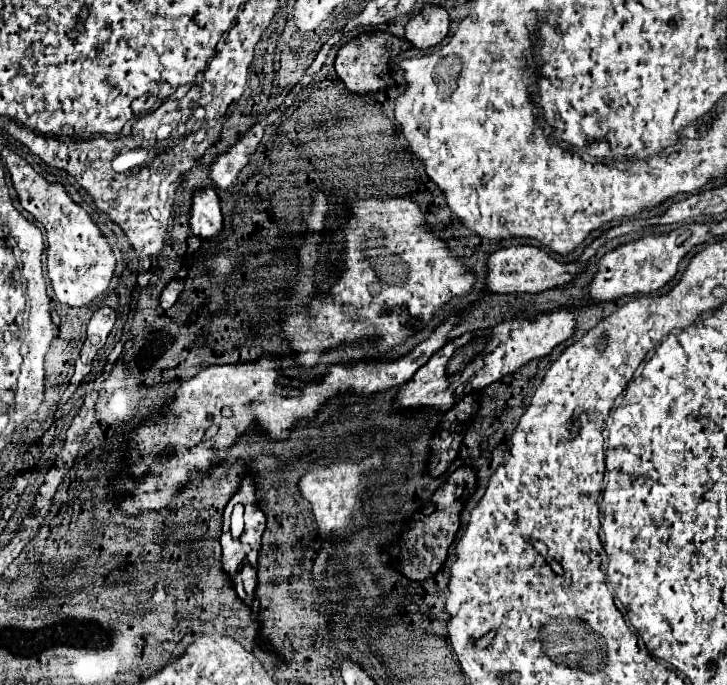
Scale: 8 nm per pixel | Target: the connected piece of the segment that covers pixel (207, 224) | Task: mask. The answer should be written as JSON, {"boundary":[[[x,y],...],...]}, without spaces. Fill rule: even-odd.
{"boundary":[[[214,189],[196,191],[192,197],[192,215],[190,215],[190,229],[200,239],[216,237],[224,227],[224,215],[220,197]]]}

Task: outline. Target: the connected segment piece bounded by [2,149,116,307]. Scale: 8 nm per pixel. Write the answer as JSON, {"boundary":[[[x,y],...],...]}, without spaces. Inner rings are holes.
{"boundary":[[[8,149],[2,151],[2,159],[10,171],[20,205],[30,211],[46,229],[48,277],[58,301],[70,307],[88,305],[108,289],[116,269],[116,257],[106,235],[92,221],[92,217],[72,201],[60,183],[48,183],[20,155]]]}

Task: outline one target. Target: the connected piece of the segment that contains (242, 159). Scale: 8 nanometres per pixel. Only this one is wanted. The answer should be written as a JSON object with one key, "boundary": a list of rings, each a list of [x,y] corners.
{"boundary":[[[254,125],[252,131],[248,131],[232,149],[228,149],[226,153],[222,153],[214,163],[212,163],[212,173],[210,177],[214,179],[214,183],[220,189],[230,189],[236,179],[238,173],[248,165],[250,155],[256,151],[260,137],[264,131],[258,131],[260,125]]]}

